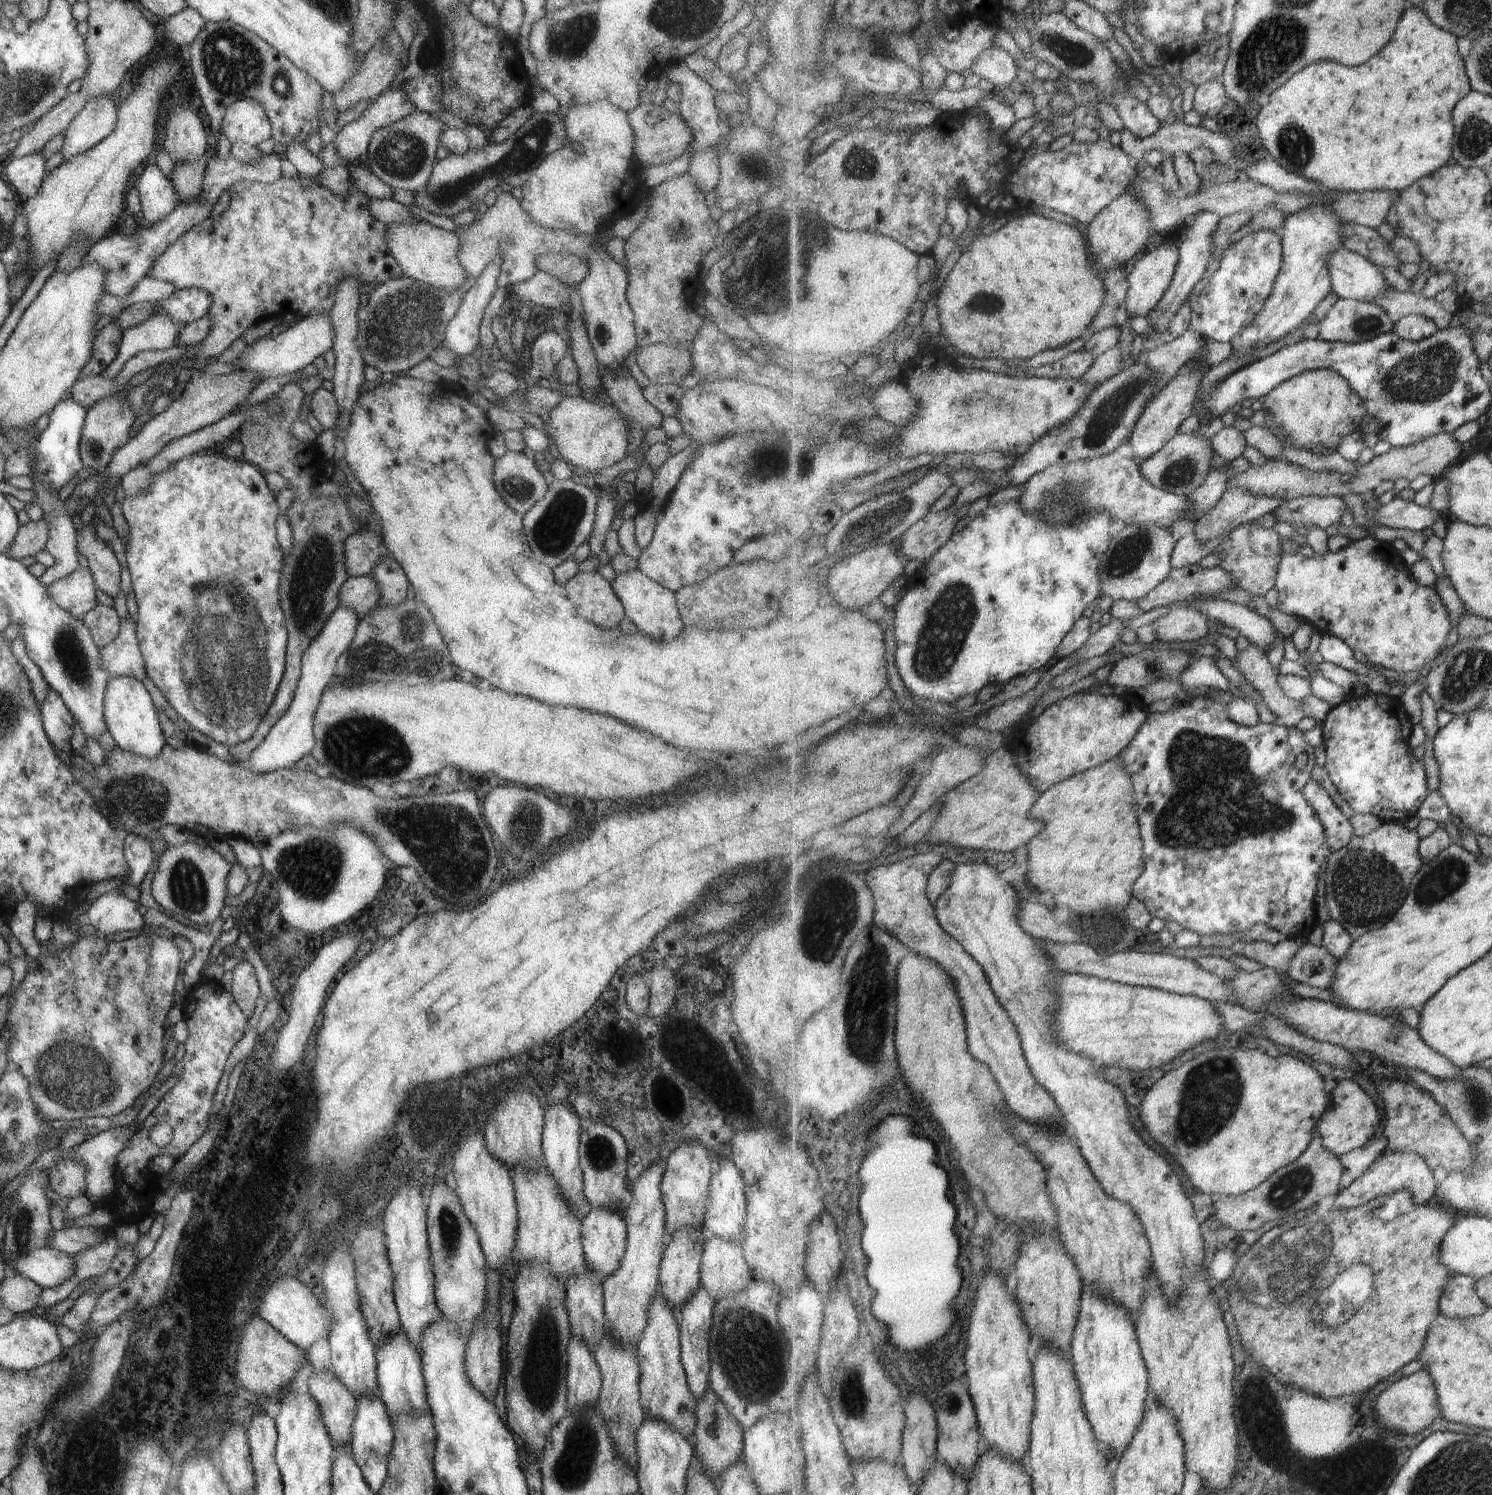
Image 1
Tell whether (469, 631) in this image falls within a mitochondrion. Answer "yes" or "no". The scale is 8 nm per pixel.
no

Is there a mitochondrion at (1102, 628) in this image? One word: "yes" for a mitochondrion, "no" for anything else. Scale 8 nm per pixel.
no

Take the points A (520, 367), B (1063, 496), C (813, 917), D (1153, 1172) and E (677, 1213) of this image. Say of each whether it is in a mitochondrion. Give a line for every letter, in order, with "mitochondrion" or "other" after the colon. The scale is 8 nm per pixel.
A: other
B: mitochondrion
C: mitochondrion
D: other
E: mitochondrion

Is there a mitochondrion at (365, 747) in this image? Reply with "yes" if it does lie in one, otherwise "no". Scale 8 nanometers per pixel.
yes

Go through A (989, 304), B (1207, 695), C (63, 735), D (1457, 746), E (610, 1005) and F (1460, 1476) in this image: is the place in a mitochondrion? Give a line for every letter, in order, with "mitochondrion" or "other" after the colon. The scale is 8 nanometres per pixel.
A: mitochondrion
B: other
C: other
D: other
E: other
F: mitochondrion

